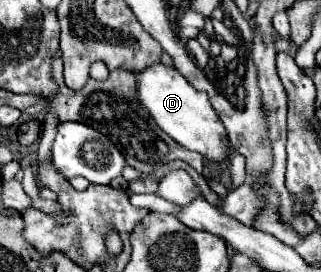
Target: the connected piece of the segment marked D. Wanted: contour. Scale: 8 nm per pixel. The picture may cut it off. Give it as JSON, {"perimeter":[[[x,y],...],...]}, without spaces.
{"perimeter":[[[156,63],[152,67],[146,67],[136,73],[136,95],[142,103],[142,107],[150,113],[150,117],[156,121],[156,125],[168,133],[174,141],[178,141],[182,147],[190,151],[198,151],[210,161],[222,163],[228,159],[228,139],[224,125],[220,123],[220,117],[212,109],[208,95],[204,91],[196,91],[190,87],[190,83],[180,75],[176,67],[166,67],[162,63]]]}

